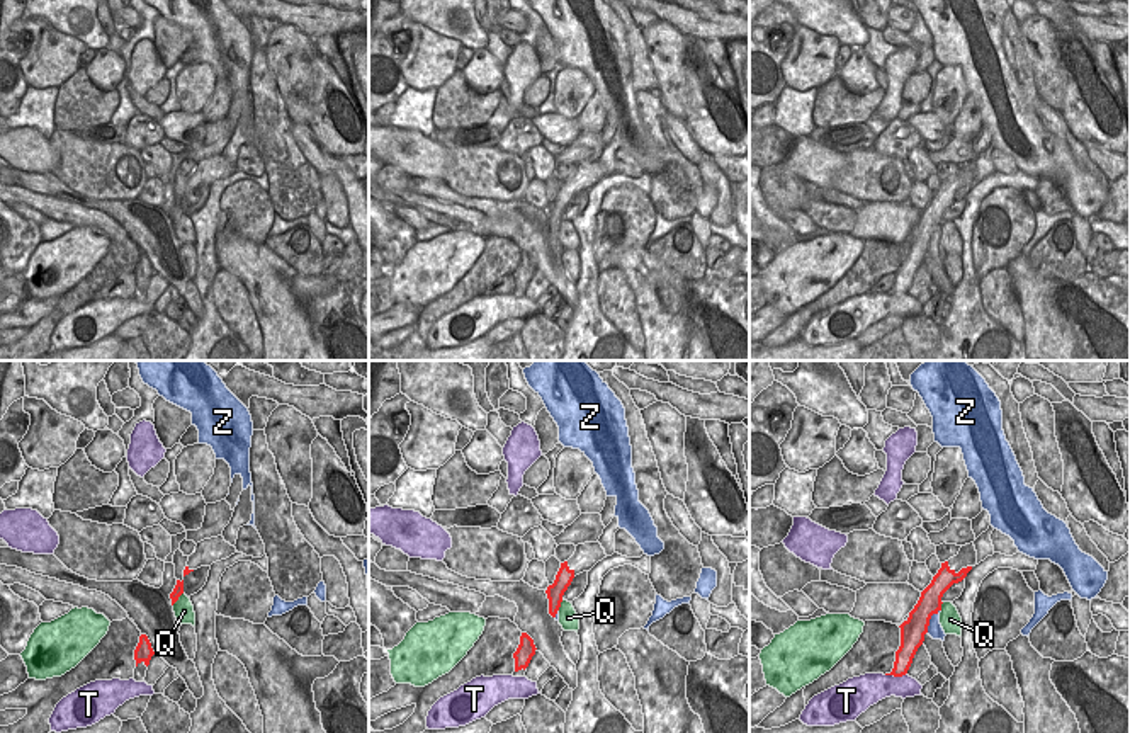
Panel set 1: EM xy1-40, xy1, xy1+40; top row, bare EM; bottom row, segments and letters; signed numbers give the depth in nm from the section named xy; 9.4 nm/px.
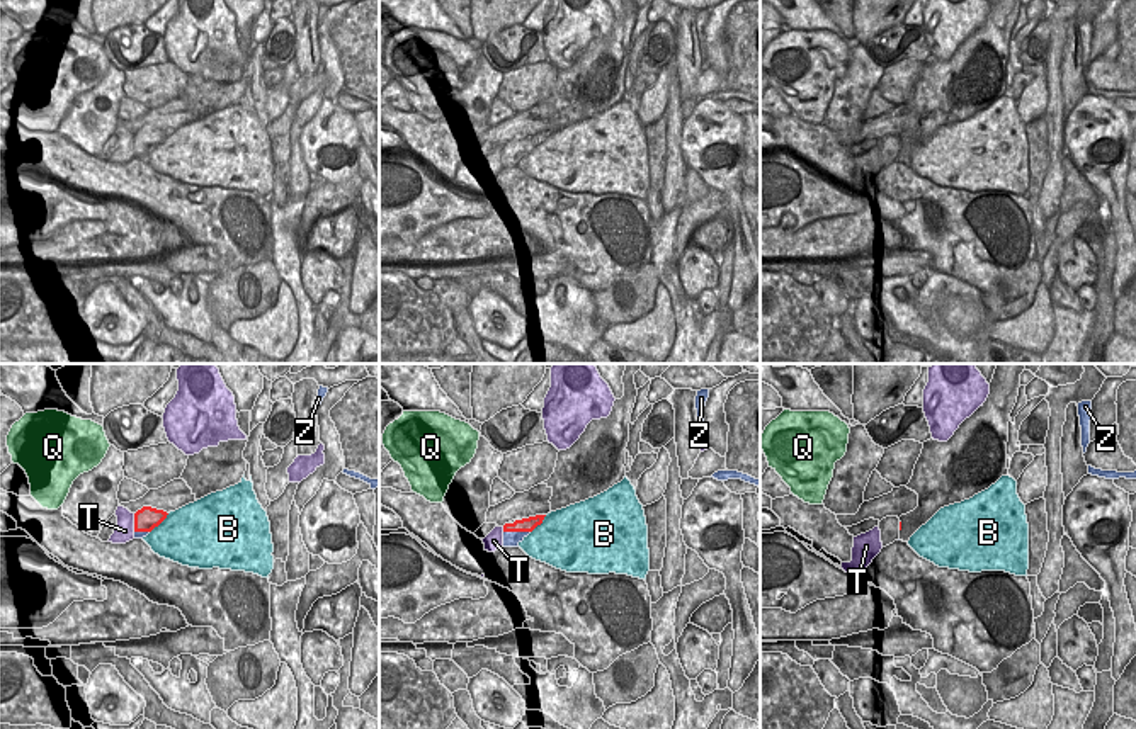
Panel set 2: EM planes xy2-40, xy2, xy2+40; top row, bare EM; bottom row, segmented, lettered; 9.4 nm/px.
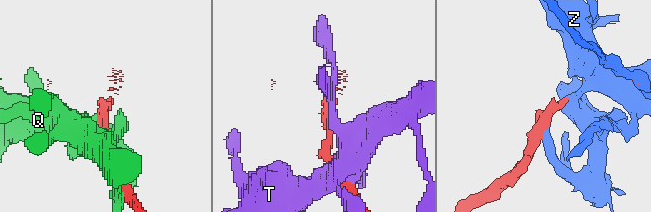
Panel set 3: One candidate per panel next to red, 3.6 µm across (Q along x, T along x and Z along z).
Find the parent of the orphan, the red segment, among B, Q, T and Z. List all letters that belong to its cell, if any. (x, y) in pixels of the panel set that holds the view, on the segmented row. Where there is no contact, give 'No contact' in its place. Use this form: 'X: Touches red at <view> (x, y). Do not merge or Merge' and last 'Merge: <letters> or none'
B: Touches red at xy2-40 (159, 524). Do not merge
Q: Touches red at xy1-40 (177, 599). Do not merge
T: Touches red at xy1+40 (896, 676). Do not merge
Z: Touches red at xy1+40 (930, 618). Do not merge
Merge: none.

